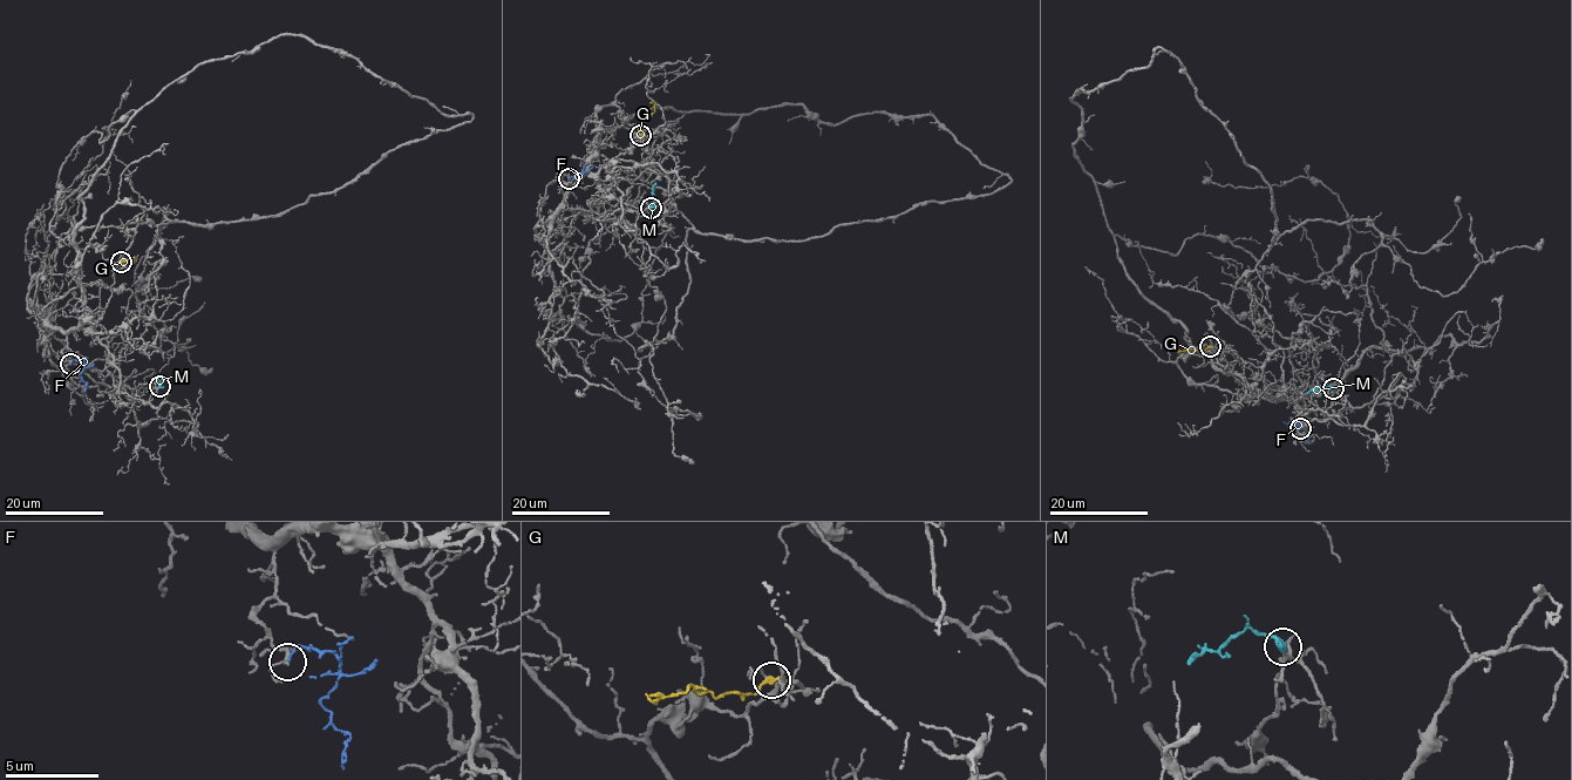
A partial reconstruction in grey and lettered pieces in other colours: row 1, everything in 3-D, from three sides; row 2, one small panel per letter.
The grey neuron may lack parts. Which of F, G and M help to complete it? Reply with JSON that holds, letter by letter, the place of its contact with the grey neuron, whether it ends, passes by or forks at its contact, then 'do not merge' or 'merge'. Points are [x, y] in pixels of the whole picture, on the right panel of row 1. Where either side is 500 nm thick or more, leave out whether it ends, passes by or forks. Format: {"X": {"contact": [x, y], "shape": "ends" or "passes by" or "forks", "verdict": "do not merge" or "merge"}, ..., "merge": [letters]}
{"F": {"contact": [1300, 428], "shape": "ends", "verdict": "do not merge"}, "G": {"contact": [1210, 346], "shape": "ends", "verdict": "do not merge"}, "M": {"contact": [1333, 388], "shape": "ends", "verdict": "merge"}, "merge": ["M"]}

